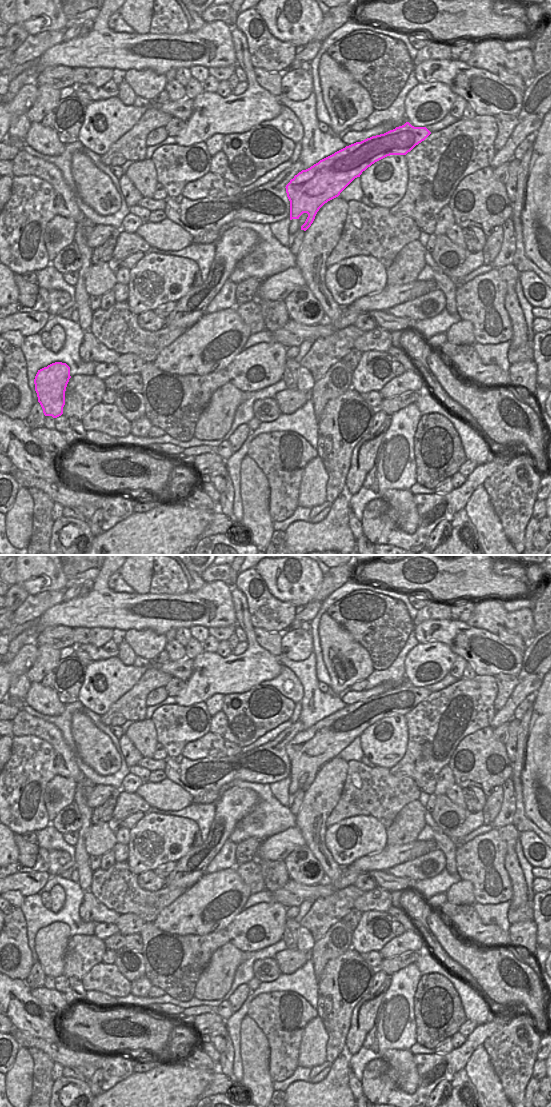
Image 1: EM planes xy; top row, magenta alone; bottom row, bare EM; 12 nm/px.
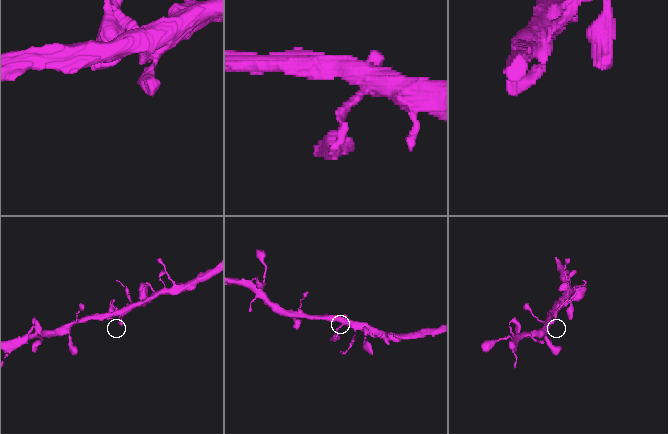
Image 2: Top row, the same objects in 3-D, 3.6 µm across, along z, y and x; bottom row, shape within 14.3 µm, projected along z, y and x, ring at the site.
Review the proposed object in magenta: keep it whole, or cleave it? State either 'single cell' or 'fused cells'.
single cell

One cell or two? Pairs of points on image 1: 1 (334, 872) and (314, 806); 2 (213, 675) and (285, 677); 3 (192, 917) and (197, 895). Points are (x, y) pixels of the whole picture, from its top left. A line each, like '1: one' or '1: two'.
1: one
2: two
3: one

